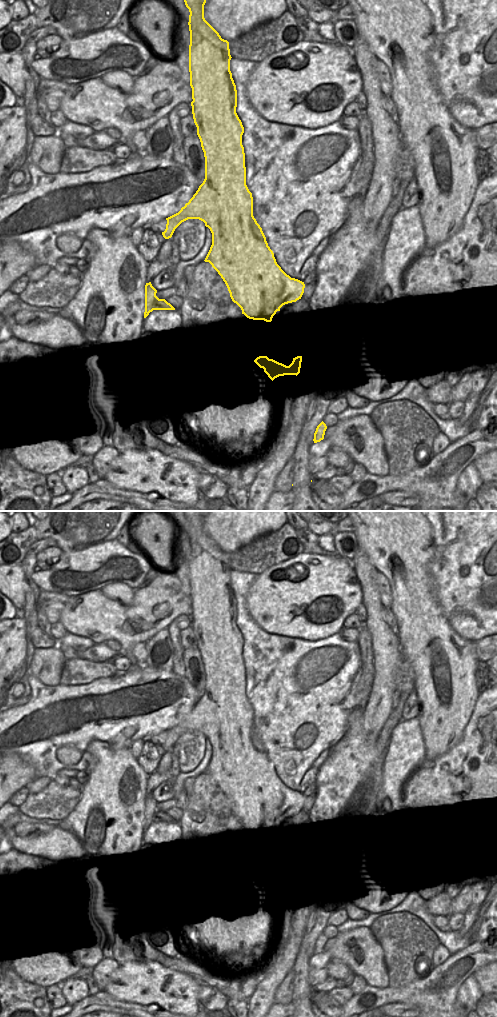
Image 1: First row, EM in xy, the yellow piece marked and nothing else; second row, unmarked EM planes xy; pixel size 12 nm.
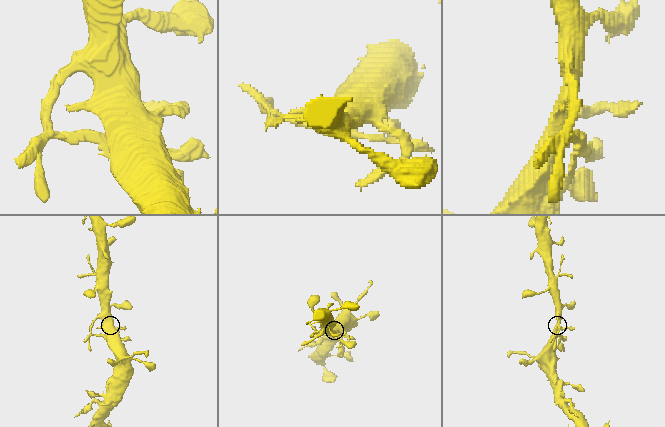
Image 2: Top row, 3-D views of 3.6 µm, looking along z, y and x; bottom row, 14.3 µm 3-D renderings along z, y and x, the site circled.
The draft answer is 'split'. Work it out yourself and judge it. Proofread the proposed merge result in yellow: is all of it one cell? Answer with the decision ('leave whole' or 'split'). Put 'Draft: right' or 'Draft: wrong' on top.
Draft: right
split

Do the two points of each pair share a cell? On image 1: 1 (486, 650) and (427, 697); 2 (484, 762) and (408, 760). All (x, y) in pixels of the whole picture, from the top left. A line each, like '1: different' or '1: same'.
1: different
2: different

